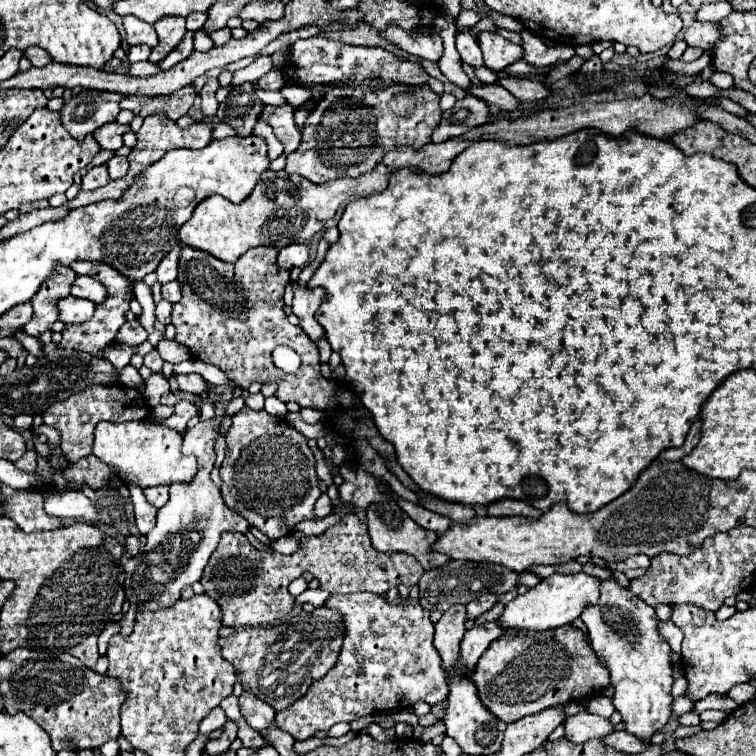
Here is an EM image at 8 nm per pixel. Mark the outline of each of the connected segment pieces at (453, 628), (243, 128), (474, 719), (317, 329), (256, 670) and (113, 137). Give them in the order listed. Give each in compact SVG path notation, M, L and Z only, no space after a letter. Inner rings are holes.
M453 605L435 623L435 647L443 659L443 669L449 671L459 657L459 641L465 633L465 605Z
M245 83L229 91L229 97L217 109L217 117L221 123L233 125L239 137L247 137L253 133L261 109L263 109L261 99L253 91L253 87Z
M455 677L455 681L449 681L449 697L447 697L447 715L443 719L445 727L447 727L447 735L453 737L457 741L457 745L461 747L463 753L467 755L495 755L501 749L503 743L503 731L505 731L505 723L495 719L479 701L477 697L477 689L473 685L471 679L467 677Z
M291 269L291 279L293 279L293 289L295 289L295 297L293 297L293 313L299 317L299 327L303 327L303 331L307 333L307 337L317 343L319 339L325 337L323 327L315 321L315 311L319 309L321 301L323 301L323 289L301 289L297 285L297 277L299 277L301 269Z
M319 607L311 613L301 611L275 627L239 629L229 637L219 637L217 645L221 647L223 659L239 673L243 689L267 701L275 711L283 711L303 697L311 683L327 675L339 657L343 637L343 617L335 609Z
M107 123L103 127L99 127L93 137L97 139L99 147L101 149L107 149L107 151L115 151L119 147L123 147L123 135L129 131L131 127L129 125L121 125L121 123Z

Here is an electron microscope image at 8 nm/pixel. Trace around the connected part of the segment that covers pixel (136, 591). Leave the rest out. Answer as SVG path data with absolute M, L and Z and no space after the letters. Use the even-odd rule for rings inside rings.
M215 387L207 393L217 407L217 417L213 421L197 423L187 429L183 435L183 453L197 457L197 475L195 481L187 485L171 485L171 497L167 505L157 511L157 525L147 533L145 547L135 557L123 555L123 571L125 571L125 595L131 605L137 605L139 611L157 611L159 607L169 607L181 597L181 589L193 585L201 579L201 573L215 551L221 533L245 533L249 531L249 523L239 517L239 513L231 511L219 489L209 479L211 469L215 465L215 431L225 419L225 405L233 397L233 387Z

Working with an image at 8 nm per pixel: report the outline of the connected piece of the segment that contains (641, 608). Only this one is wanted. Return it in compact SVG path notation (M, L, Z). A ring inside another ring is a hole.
M611 577L611 579L601 581L599 601L595 605L587 605L583 609L581 621L589 629L589 639L591 639L595 653L607 661L607 669L611 673L611 683L615 685L613 705L621 713L621 721L625 723L625 731L643 739L645 743L649 743L653 733L657 733L669 721L671 701L673 701L673 697L671 697L673 677L671 677L671 659L669 659L671 649L663 641L663 637L659 637L659 633L657 633L659 621L655 617L655 609L649 607L645 601L641 601L637 595L633 595L627 587L621 587L617 583L617 579Z

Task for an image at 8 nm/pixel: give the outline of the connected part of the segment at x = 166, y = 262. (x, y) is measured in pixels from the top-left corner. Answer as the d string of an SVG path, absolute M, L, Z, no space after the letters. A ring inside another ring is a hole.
M175 245L175 249L171 249L163 261L159 263L157 267L157 281L159 283L169 283L169 281L175 281L177 279L177 261L179 261L179 251L181 251L181 245Z

